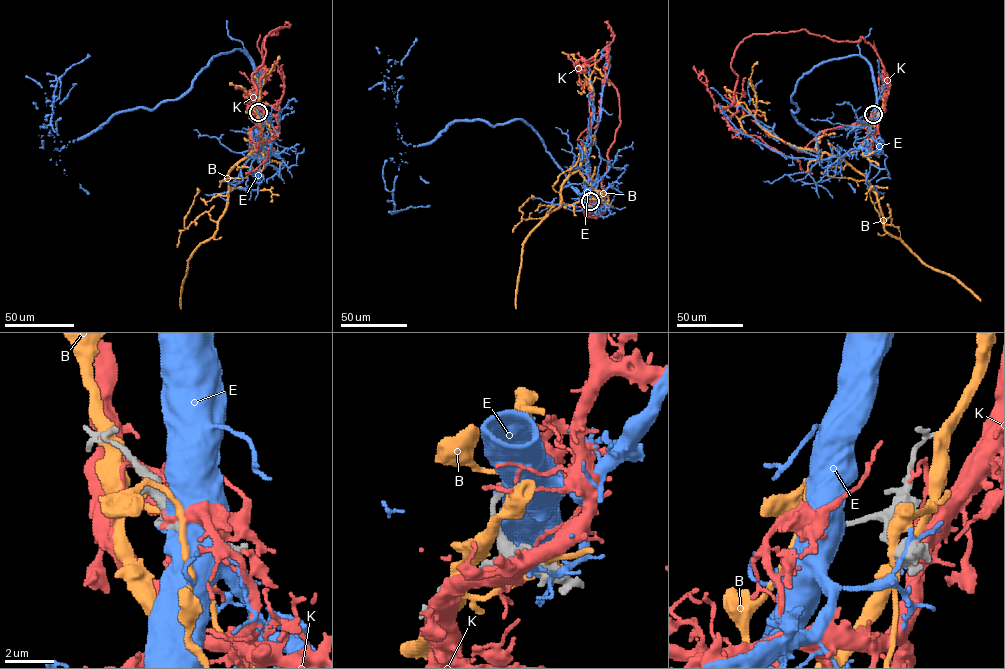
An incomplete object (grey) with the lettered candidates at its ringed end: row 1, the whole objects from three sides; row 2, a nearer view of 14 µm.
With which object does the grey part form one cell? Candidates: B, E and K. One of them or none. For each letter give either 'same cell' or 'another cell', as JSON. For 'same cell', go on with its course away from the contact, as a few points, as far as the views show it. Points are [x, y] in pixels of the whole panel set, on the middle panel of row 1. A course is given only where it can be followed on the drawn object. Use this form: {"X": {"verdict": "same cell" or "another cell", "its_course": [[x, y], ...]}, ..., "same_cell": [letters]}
{"B": {"verdict": "another cell"}, "E": {"verdict": "another cell"}, "K": {"verdict": "another cell"}, "same_cell": []}

